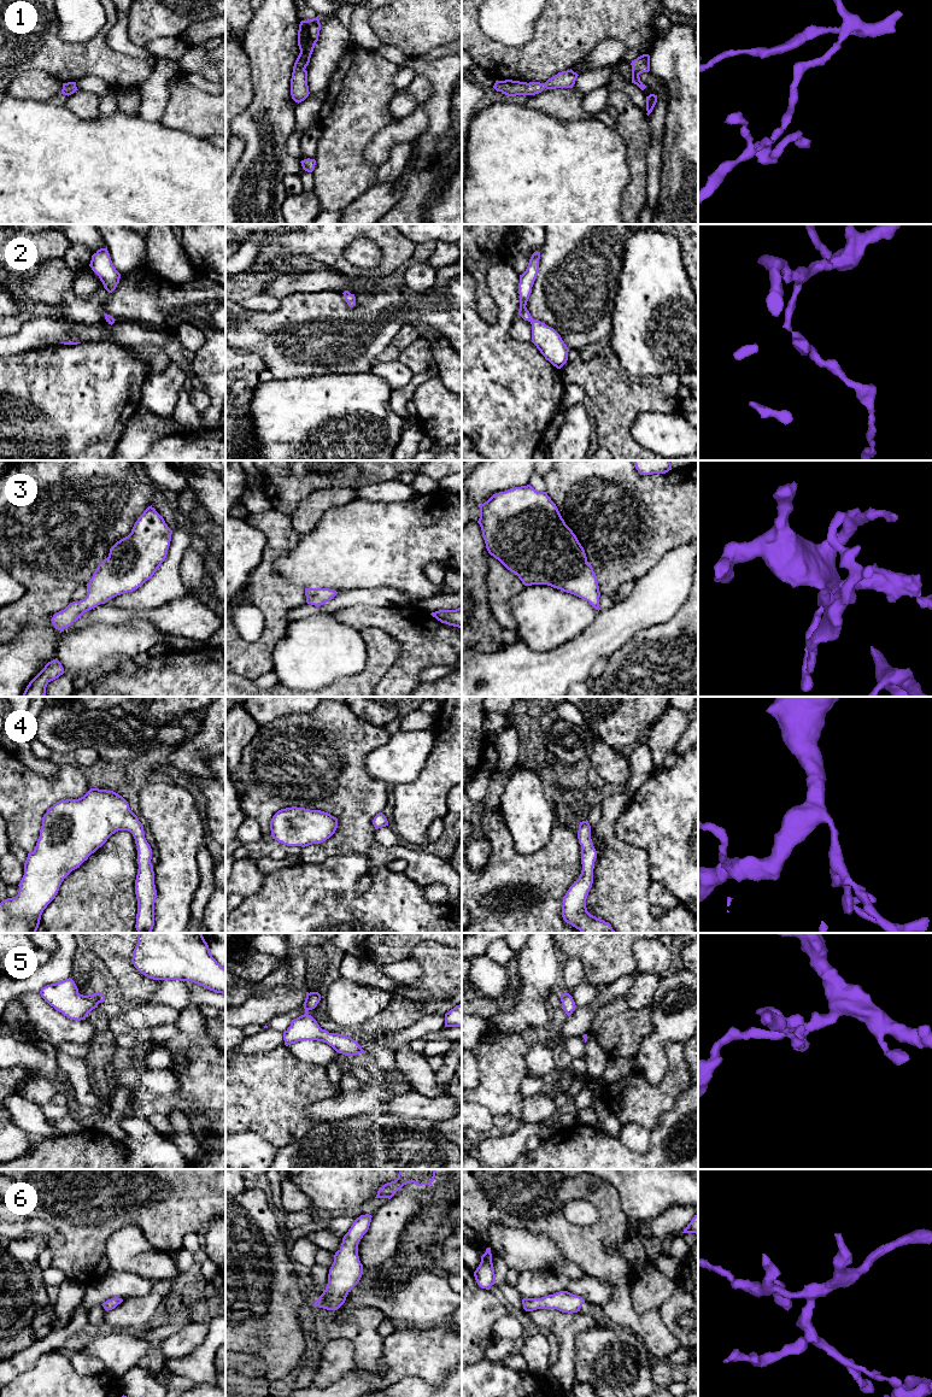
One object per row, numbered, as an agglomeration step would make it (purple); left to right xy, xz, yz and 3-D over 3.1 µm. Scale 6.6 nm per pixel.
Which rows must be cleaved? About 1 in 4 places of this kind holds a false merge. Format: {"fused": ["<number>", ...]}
{"fused": []}

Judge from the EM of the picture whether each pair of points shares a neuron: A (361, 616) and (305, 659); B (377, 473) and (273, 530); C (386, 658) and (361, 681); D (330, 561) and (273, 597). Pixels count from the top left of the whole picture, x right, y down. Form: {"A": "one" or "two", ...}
{"A": "two", "B": "two", "C": "one", "D": "two"}

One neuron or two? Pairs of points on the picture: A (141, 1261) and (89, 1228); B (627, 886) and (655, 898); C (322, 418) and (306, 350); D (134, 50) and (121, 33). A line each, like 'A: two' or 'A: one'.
A: two
B: two
C: two
D: one

